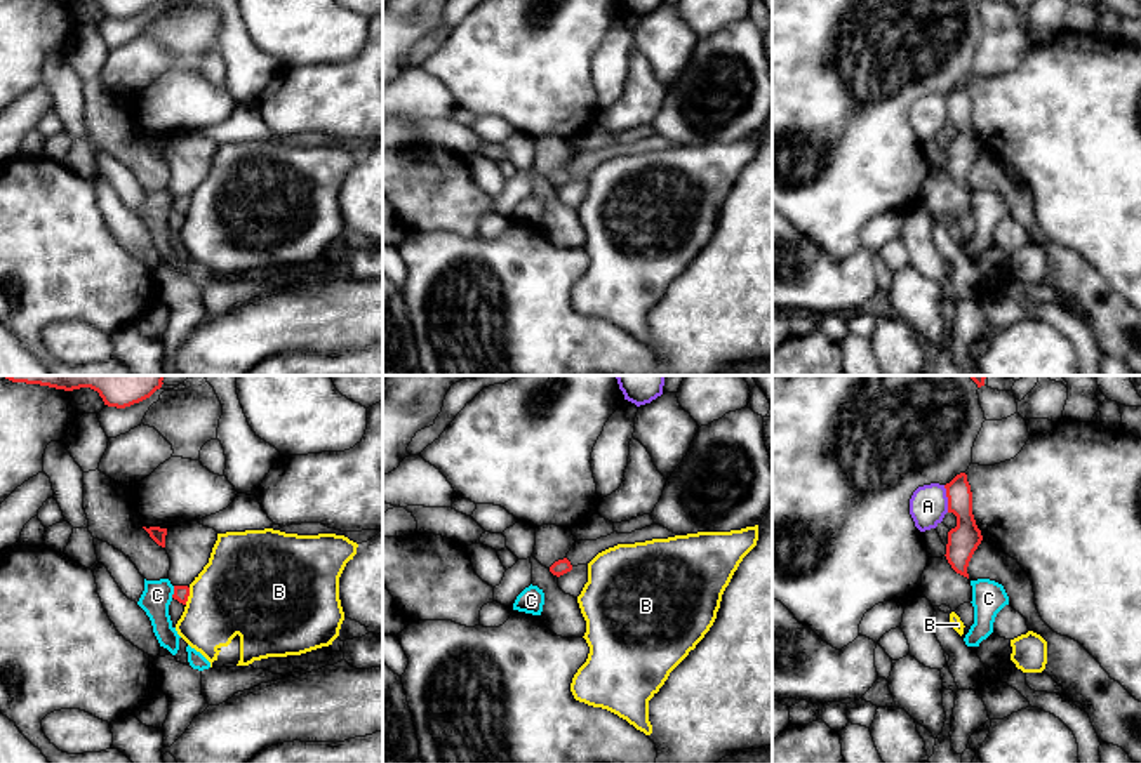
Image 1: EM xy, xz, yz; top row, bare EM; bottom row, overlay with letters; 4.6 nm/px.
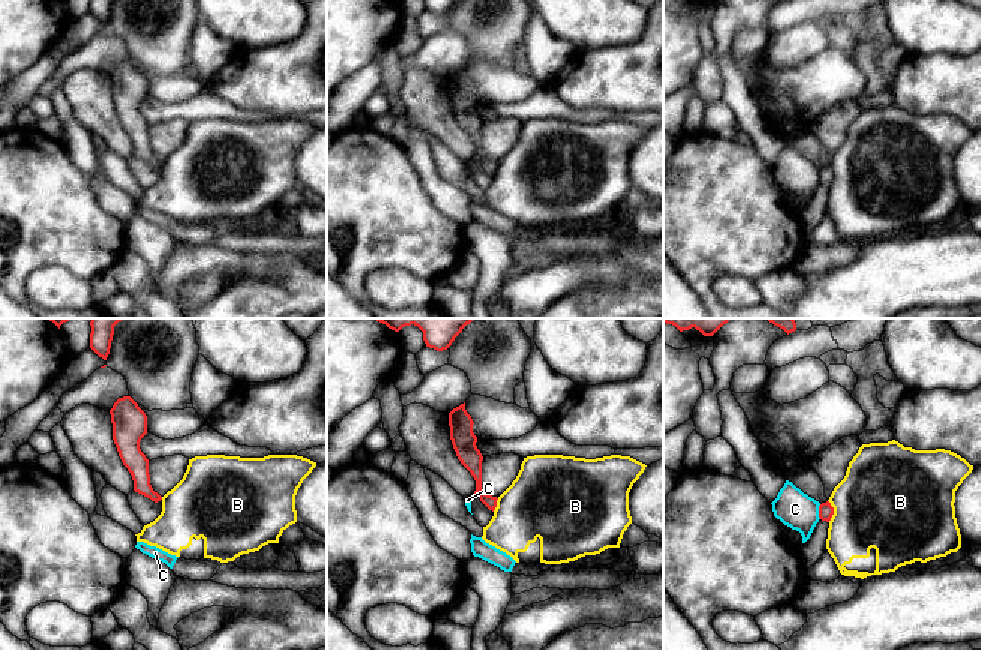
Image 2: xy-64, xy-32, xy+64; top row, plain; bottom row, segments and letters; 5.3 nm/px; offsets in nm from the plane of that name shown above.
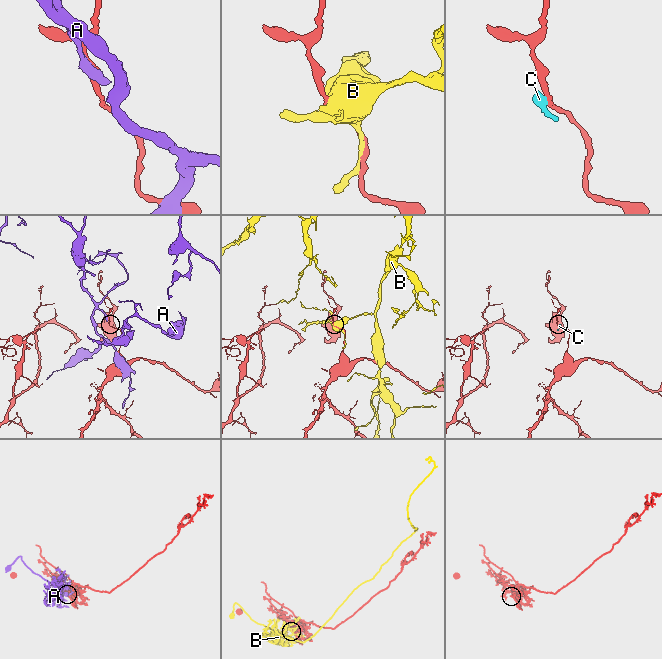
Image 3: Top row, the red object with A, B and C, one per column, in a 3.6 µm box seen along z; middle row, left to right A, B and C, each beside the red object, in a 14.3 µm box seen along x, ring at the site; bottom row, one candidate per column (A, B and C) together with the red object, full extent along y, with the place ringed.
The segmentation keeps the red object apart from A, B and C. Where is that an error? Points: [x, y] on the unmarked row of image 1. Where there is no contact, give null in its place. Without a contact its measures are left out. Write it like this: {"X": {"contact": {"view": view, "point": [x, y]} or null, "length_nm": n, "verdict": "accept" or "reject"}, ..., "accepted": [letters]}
{"A": {"contact": {"view": "yz", "point": [948, 110]}, "length_nm": 130, "verdict": "reject"}, "B": {"contact": {"view": "xy", "point": [188, 205]}, "length_nm": 80, "verdict": "reject"}, "C": {"contact": {"view": "xy", "point": [174, 202]}, "length_nm": 60, "verdict": "reject"}, "accepted": []}

